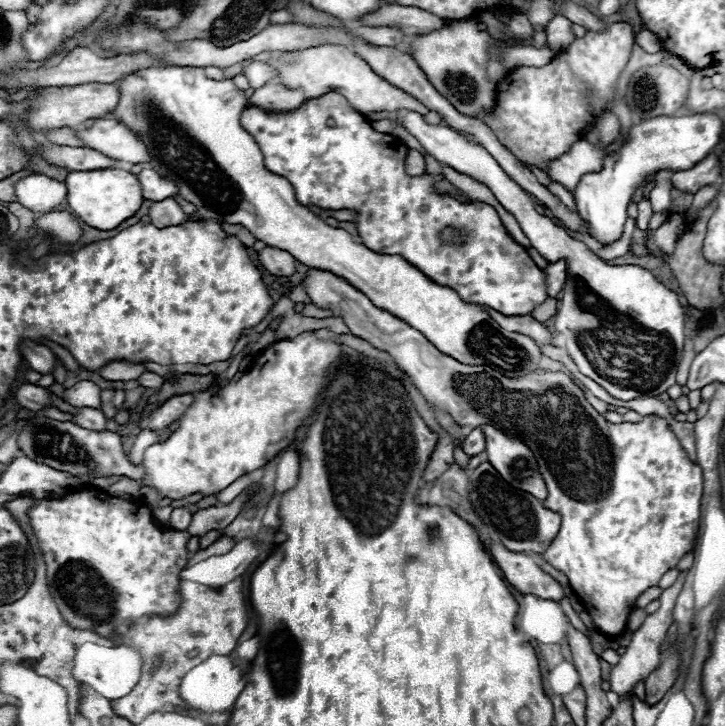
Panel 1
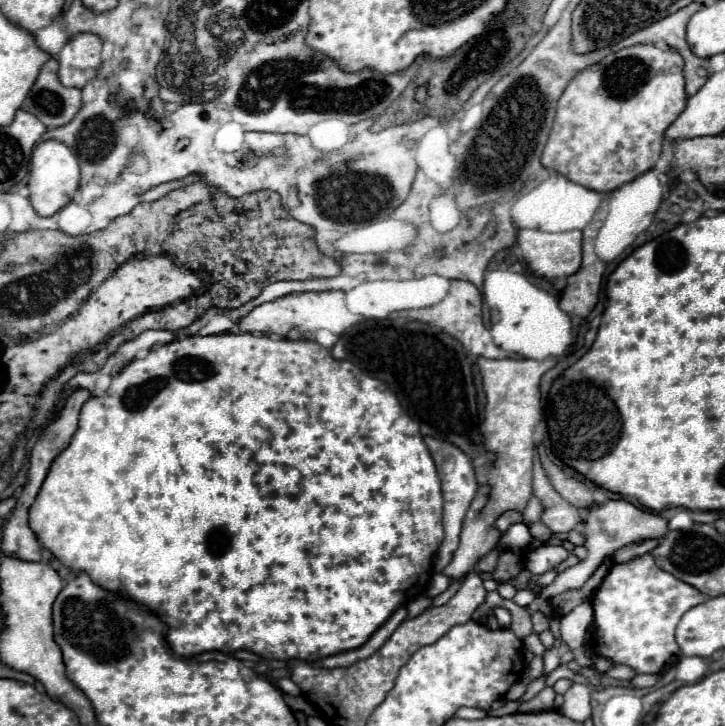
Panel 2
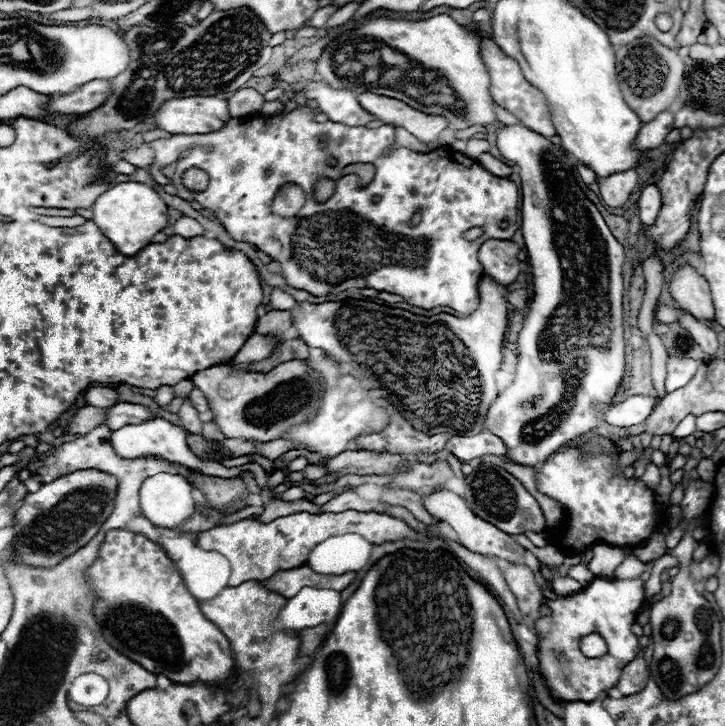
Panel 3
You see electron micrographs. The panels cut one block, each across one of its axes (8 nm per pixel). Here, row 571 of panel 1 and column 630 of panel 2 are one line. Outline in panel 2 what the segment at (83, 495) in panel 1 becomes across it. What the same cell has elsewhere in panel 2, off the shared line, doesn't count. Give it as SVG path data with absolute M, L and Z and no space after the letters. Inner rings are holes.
M636 44L622 48L620 52L606 56L604 62L580 72L568 84L558 102L554 126L540 162L584 188L612 192L622 184L636 180L640 174L654 170L662 154L664 134L676 116L684 110L686 100L684 60L680 58L678 50L658 48L656 44Z

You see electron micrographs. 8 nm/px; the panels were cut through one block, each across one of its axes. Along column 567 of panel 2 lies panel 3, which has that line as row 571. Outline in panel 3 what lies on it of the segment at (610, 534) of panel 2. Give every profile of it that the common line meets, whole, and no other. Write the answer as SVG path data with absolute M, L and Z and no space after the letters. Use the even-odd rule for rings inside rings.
M578 564L578 566L572 566L570 568L570 578L574 578L576 582L580 582L582 586L588 586L596 576L588 570L586 564Z

